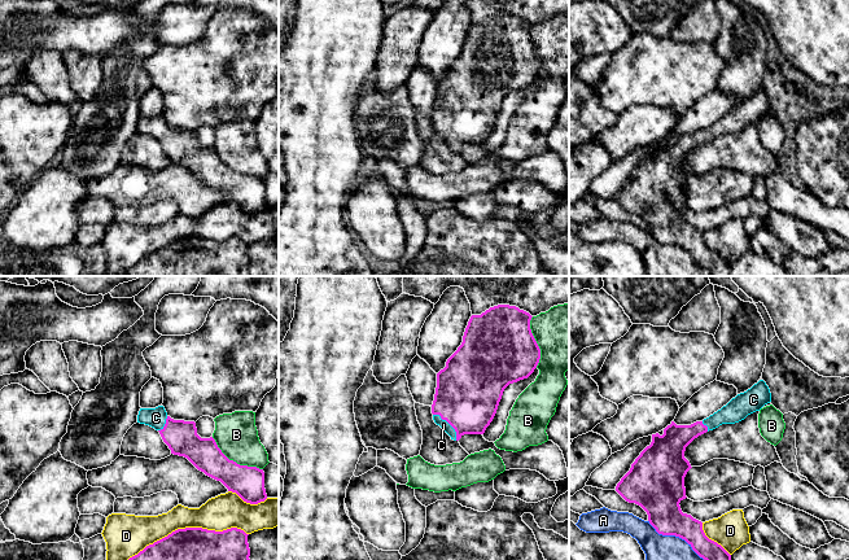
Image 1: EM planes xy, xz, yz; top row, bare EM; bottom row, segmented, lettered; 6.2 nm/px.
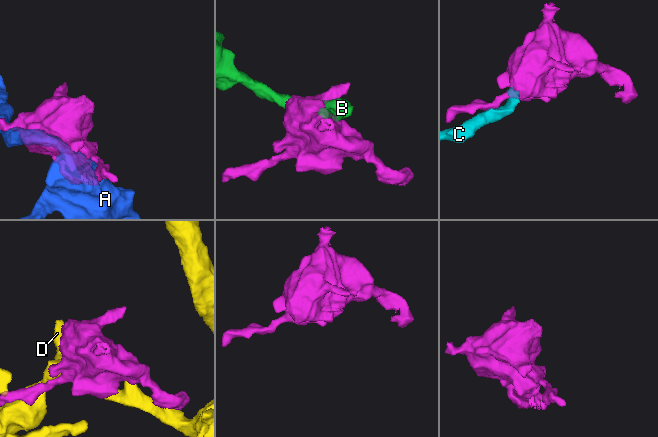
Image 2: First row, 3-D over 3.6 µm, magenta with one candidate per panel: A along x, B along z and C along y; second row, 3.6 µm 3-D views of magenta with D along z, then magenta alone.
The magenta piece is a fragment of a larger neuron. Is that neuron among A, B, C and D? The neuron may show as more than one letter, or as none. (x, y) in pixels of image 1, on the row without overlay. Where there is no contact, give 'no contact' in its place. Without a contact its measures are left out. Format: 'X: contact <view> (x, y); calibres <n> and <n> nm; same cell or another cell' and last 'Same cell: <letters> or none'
A: contact yz (679, 246); calibres 220 and 300 nm; another cell
B: contact xy (235, 171); calibres 200 and 260 nm; another cell
C: contact xz (449, 132); calibres 400 and 60 nm; same cell
D: contact xy (186, 237); calibres 380 and 220 nm; another cell
Same cell: C

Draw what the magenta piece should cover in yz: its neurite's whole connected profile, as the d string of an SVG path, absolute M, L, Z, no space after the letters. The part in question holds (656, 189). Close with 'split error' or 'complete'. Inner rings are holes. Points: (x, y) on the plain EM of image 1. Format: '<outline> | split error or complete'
M760 89L703 131L691 135L671 131L662 145L652 144L651 154L635 169L616 201L640 215L658 244L684 249L712 276L731 276L731 264L705 245L703 232L680 219L679 213L687 207L684 187L692 178L684 161L699 145L722 134L739 132L770 111L770 99Z | split error

